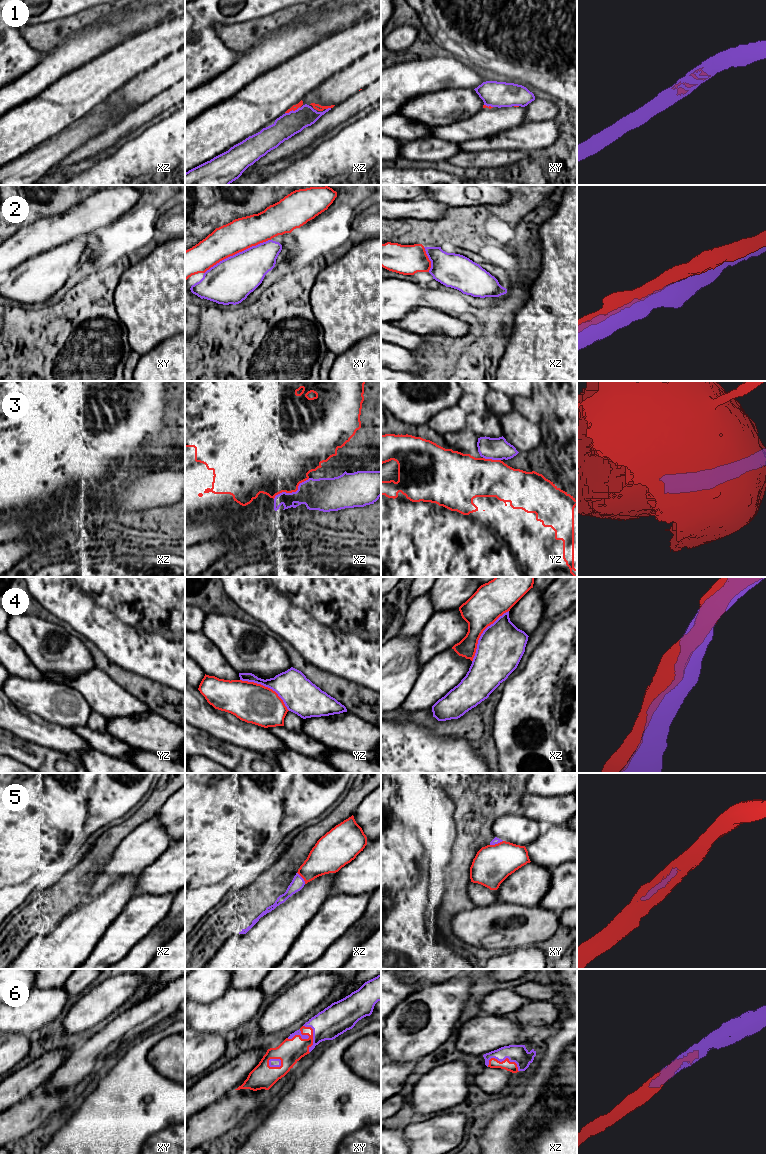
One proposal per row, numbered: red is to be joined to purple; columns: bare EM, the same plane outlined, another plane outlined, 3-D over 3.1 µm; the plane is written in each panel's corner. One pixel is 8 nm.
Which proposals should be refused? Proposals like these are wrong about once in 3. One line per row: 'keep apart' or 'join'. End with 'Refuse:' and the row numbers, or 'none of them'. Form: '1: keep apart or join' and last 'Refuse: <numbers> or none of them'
1: keep apart
2: keep apart
3: keep apart
4: keep apart
5: join
6: join
Refuse: 1, 2, 3, 4

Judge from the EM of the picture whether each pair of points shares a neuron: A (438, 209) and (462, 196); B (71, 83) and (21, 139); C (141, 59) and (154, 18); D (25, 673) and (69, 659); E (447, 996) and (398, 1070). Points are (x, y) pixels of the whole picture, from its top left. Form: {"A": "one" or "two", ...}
{"A": "two", "B": "one", "C": "two", "D": "two", "E": "two"}

